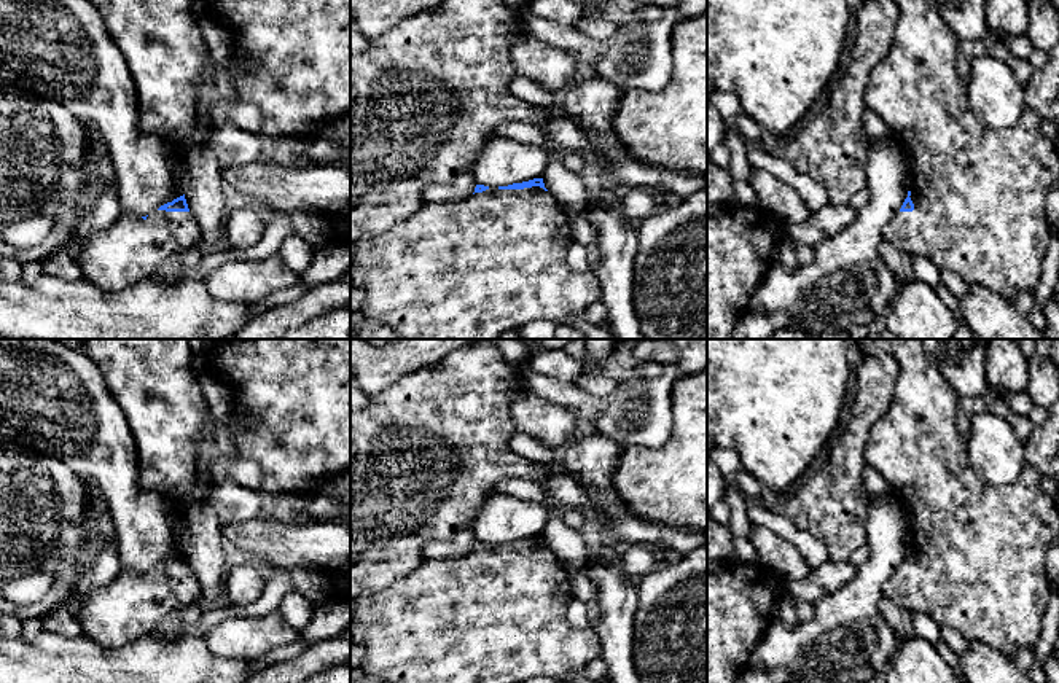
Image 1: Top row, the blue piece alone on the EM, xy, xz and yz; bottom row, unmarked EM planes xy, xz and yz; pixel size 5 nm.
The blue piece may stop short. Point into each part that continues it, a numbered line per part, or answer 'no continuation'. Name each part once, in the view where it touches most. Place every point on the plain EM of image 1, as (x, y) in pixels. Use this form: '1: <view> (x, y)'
1: xz (497, 615)

